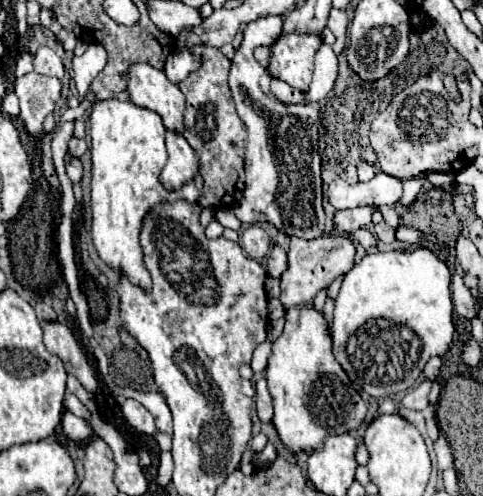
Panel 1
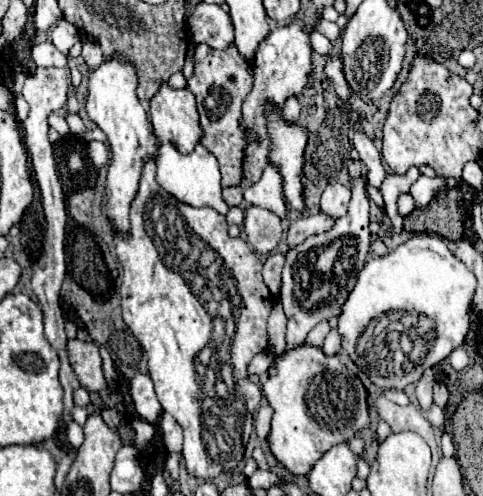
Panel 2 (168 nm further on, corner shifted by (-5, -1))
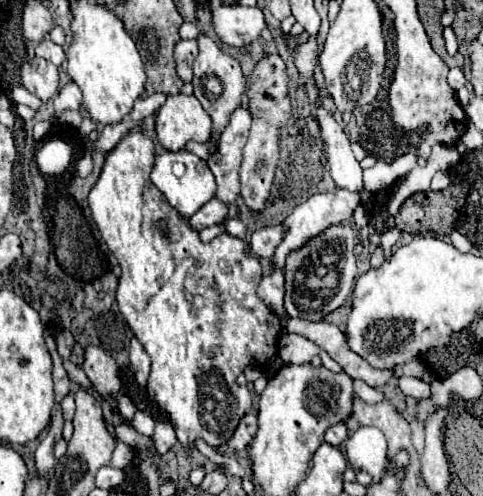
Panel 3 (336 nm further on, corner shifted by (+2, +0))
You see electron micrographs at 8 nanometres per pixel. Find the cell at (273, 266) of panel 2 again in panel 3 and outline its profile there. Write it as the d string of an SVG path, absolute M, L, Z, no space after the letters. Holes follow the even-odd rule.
M273 267L271 273L267 273L261 283L259 283L259 289L257 289L257 295L265 301L265 305L277 313L277 315L285 315L285 309L283 309L283 271Z

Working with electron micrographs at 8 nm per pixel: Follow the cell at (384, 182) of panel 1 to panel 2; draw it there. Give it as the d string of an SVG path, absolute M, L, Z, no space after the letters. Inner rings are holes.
M330 184L320 196L320 210L330 218L340 218L347 213L350 201L350 188L342 184Z

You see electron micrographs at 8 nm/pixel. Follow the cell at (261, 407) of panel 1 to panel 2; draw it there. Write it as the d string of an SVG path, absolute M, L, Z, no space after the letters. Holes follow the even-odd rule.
M262 400L260 410L254 414L254 428L258 438L266 438L270 432L270 420L272 420L272 408L268 406L266 400Z

